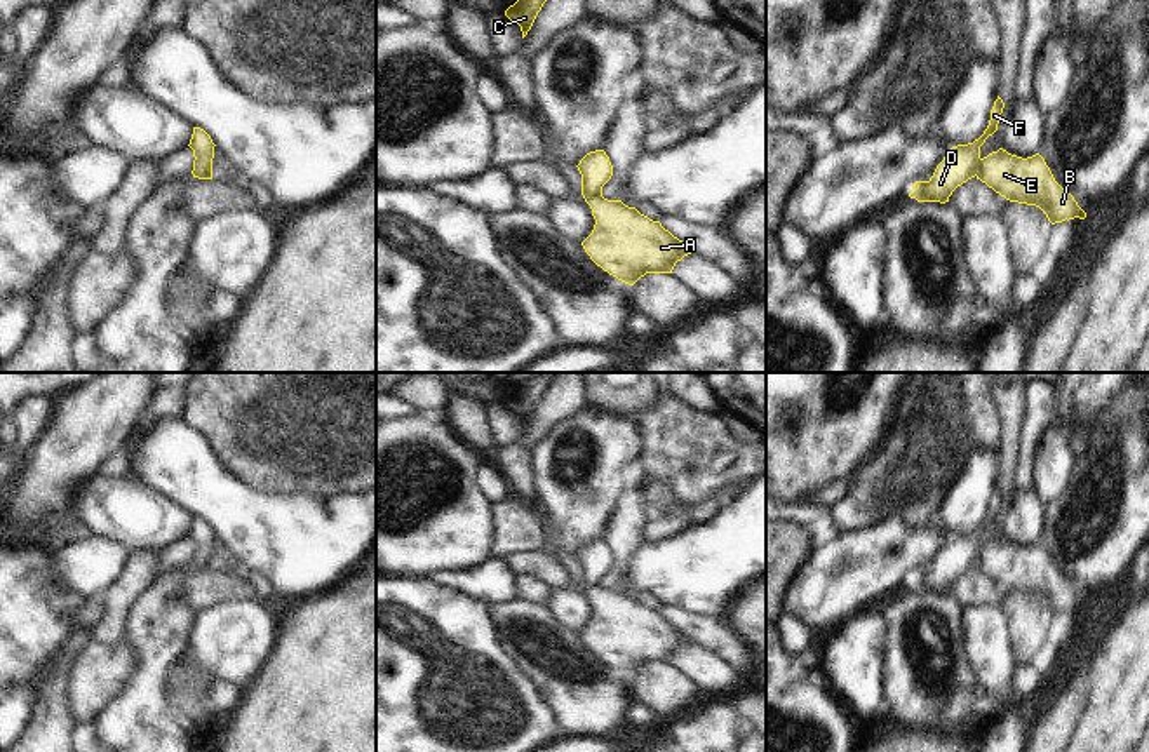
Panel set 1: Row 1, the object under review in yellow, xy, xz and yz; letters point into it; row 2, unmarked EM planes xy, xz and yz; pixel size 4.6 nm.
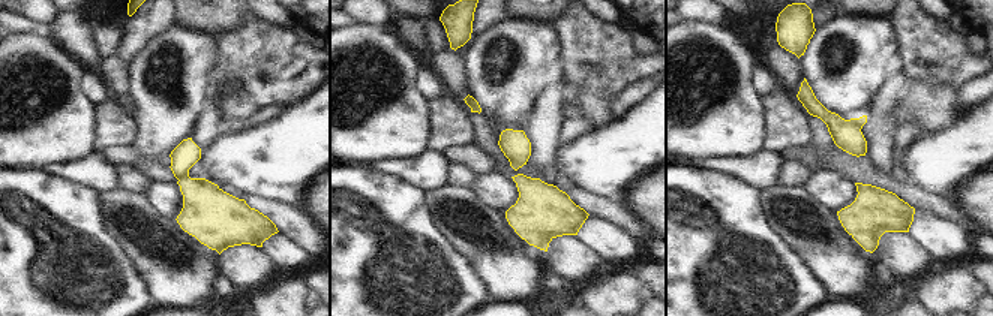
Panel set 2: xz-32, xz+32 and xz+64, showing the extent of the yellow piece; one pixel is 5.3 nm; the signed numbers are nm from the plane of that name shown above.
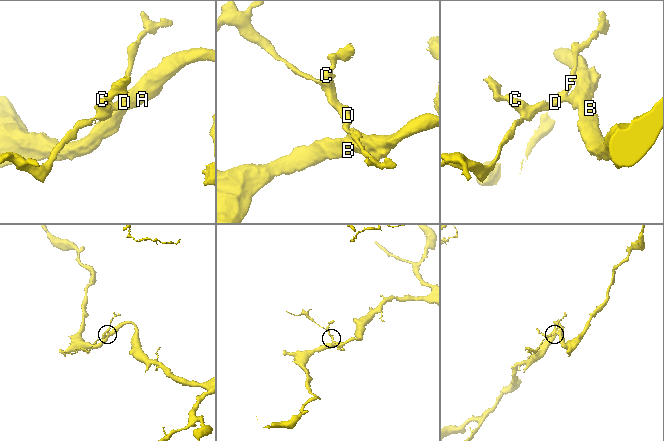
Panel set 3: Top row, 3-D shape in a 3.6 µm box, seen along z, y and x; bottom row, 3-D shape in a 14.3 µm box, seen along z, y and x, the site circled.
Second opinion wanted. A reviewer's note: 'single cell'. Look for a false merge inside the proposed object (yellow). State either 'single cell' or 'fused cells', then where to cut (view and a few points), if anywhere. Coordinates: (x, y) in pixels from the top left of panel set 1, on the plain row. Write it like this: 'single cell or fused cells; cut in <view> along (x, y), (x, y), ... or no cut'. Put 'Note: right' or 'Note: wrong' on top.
Note: wrong
fused cells; cut in xz along (601, 582), (585, 589)

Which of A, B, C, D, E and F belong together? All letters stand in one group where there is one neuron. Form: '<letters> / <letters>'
A B E / C D F

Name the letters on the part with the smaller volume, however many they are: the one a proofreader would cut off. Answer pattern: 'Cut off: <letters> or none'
Cut off: C, D, F

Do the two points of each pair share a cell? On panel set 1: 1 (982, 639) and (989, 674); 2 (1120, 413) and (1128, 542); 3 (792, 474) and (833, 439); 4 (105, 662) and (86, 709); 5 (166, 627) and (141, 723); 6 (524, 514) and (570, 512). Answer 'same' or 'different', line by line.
1: same
2: same
3: same
4: same
5: same
6: different

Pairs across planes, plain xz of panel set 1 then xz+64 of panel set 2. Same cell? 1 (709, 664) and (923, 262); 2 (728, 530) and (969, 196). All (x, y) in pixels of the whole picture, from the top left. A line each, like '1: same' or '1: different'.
1: different
2: different

